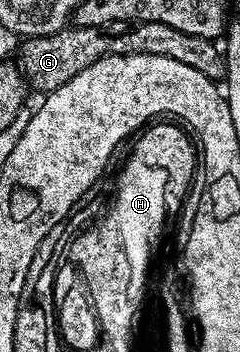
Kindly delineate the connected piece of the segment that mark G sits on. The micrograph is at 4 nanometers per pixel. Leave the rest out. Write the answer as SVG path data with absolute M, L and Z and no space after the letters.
M115 21L102 23L98 27L86 27L73 24L59 33L45 37L34 37L25 40L18 49L19 68L24 74L25 82L47 95L54 92L62 83L74 79L78 71L86 71L90 63L110 55L166 55L166 59L178 59L178 63L186 63L186 67L194 67L194 71L202 71L212 81L224 81L224 54L216 41L202 39L198 35L186 35L186 31L178 31L166 23L153 21Z

